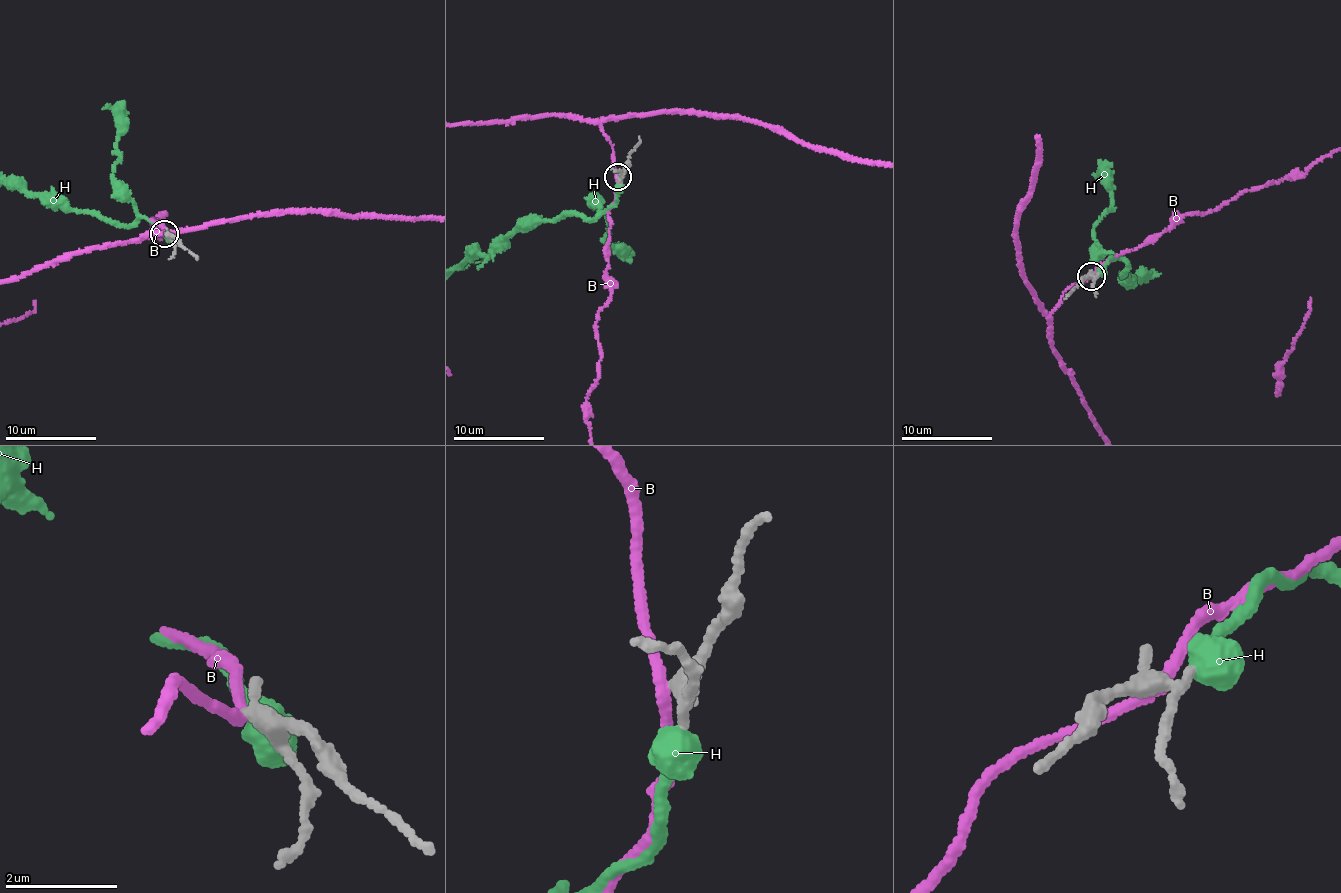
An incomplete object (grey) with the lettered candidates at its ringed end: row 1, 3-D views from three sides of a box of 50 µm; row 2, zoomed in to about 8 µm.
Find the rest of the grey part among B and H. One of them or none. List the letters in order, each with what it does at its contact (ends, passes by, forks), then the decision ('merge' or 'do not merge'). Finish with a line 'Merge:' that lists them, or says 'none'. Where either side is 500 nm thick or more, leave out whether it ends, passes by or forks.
B: it passes by; do not merge
H: do not merge
Merge: none

